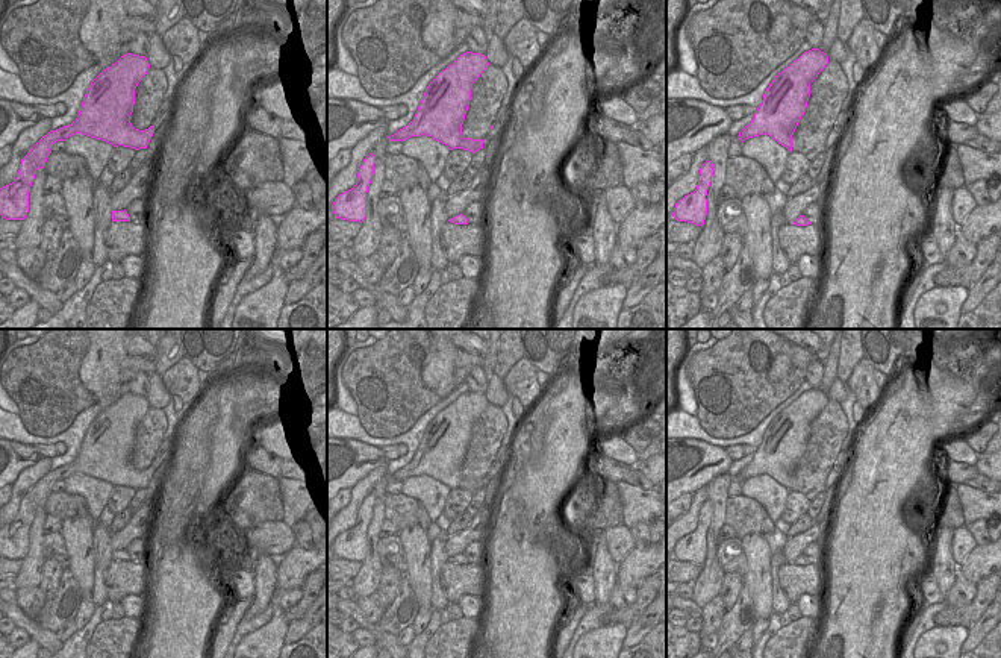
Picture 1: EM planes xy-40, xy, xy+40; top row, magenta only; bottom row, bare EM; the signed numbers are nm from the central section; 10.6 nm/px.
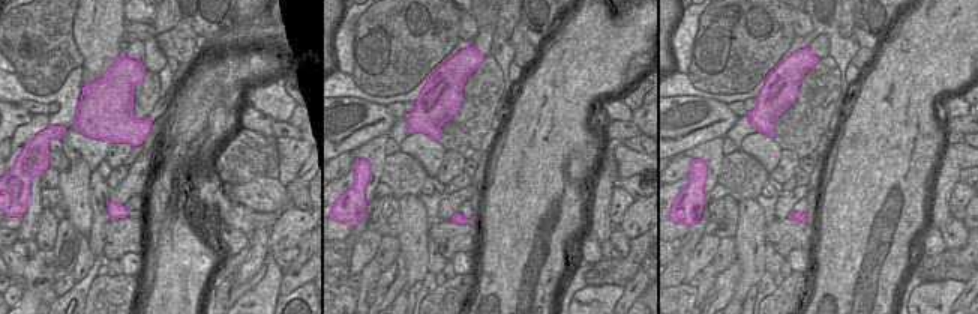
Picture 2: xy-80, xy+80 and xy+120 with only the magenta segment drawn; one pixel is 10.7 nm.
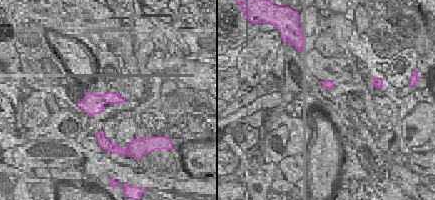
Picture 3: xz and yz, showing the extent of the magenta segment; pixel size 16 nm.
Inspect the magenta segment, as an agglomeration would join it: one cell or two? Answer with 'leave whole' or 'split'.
leave whole

